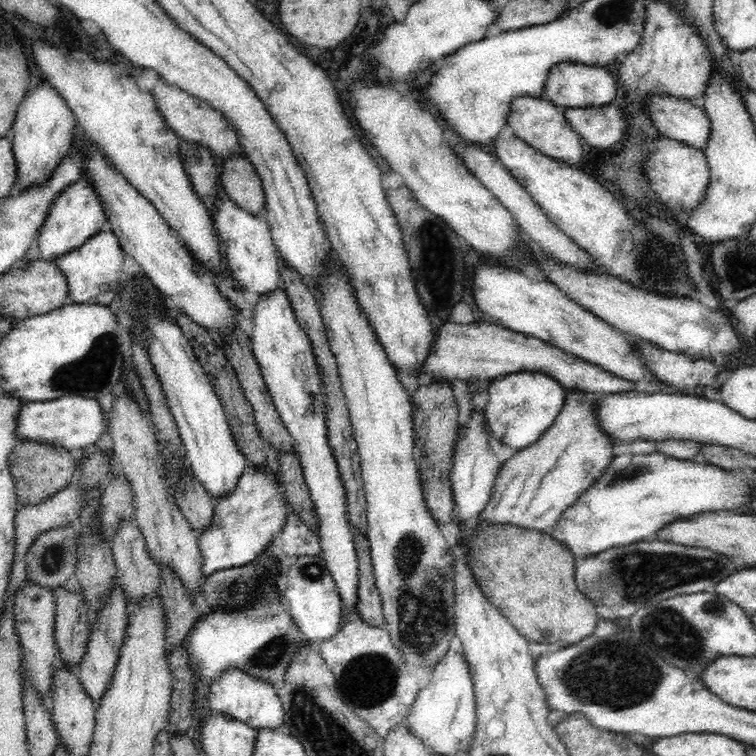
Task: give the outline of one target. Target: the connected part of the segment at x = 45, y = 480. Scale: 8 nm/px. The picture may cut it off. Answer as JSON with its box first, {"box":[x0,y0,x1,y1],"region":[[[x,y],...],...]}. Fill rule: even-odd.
{"box":[8,440,77,505],"region":[[[18,440],[8,454],[9,472],[15,482],[19,505],[38,505],[60,492],[76,476],[77,463],[68,449],[41,444],[40,441]]]}

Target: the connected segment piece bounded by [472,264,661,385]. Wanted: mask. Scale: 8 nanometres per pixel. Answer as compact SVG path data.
M482 264L476 270L472 282L474 282L472 294L480 310L500 320L502 326L508 326L510 330L531 335L560 347L568 354L587 359L588 362L595 363L596 366L604 368L604 371L622 379L632 380L634 383L646 381L651 385L661 384L652 377L636 354L633 354L632 335L589 313L572 301L566 293L556 288L556 285L550 282L534 282L518 270L488 264Z

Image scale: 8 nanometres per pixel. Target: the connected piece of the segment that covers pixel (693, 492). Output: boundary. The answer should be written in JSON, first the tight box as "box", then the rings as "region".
{"box":[550,451,754,556],"region":[[[662,451],[649,454],[626,454],[615,456],[612,462],[597,476],[592,486],[576,499],[562,514],[560,521],[550,531],[556,539],[563,542],[575,556],[589,556],[598,551],[608,550],[614,546],[624,546],[632,542],[640,542],[644,538],[656,538],[660,530],[670,524],[683,521],[684,518],[695,517],[700,513],[712,513],[734,510],[748,502],[748,492],[754,486],[748,478],[734,478],[726,469],[715,464],[706,466],[696,464],[688,459],[672,458]]]}

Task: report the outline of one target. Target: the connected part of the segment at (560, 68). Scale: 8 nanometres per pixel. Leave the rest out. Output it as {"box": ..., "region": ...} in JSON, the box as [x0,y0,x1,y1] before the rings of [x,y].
{"box":[544,60,619,109],"region":[[[562,60],[549,67],[545,76],[544,94],[556,106],[565,109],[576,107],[598,107],[619,102],[616,80],[608,69],[592,63]]]}

